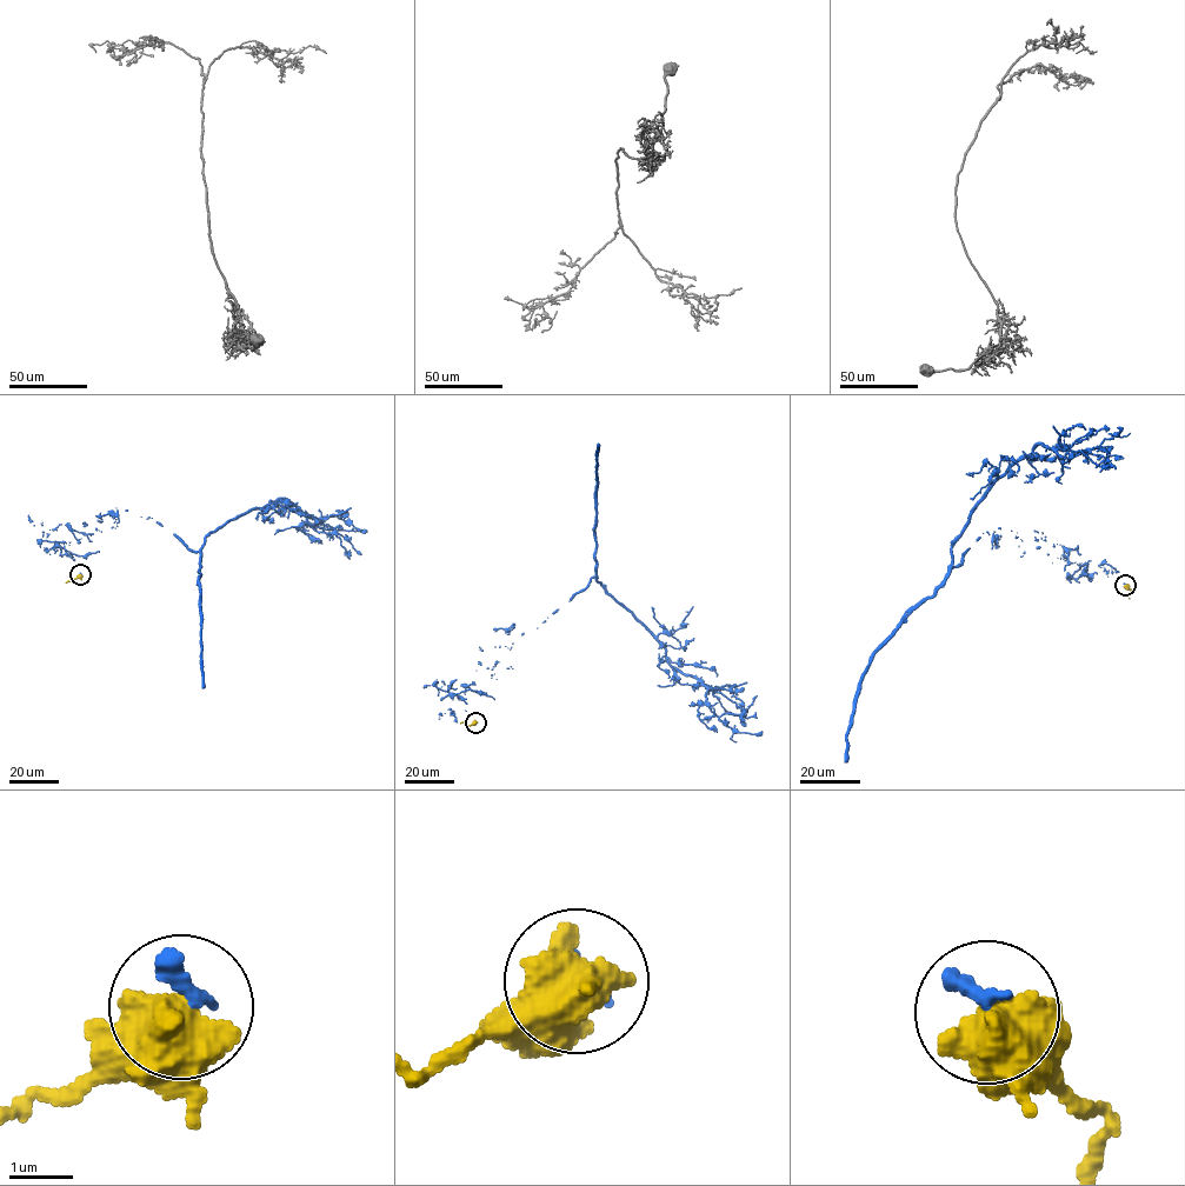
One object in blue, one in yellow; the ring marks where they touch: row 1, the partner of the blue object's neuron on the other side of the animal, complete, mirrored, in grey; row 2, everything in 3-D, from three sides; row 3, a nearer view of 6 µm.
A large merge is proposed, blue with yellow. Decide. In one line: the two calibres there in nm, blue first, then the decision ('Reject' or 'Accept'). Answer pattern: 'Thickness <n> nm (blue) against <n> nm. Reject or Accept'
Thickness 280 nm (blue) against 900 nm. Reject

